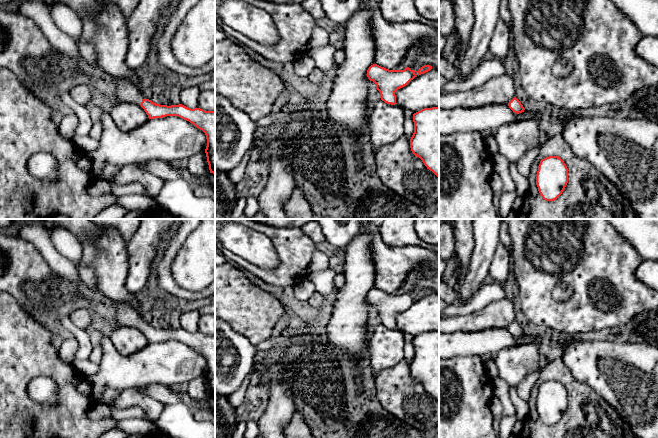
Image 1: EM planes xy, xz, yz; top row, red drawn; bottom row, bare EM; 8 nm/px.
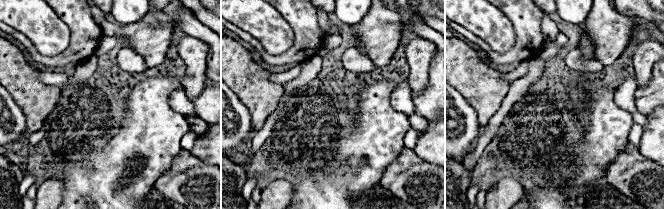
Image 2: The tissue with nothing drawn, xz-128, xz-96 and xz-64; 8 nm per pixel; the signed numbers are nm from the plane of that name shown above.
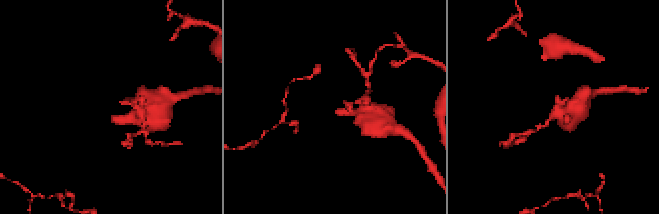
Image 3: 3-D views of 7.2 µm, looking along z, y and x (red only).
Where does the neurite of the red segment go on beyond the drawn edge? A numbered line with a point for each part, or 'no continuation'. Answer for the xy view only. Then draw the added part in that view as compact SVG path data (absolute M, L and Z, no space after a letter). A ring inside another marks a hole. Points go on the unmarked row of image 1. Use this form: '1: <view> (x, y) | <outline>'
1: xy (125, 315) | M115 303L116 320L119 326L132 326L141 328L142 321L140 315L131 306L125 303Z

